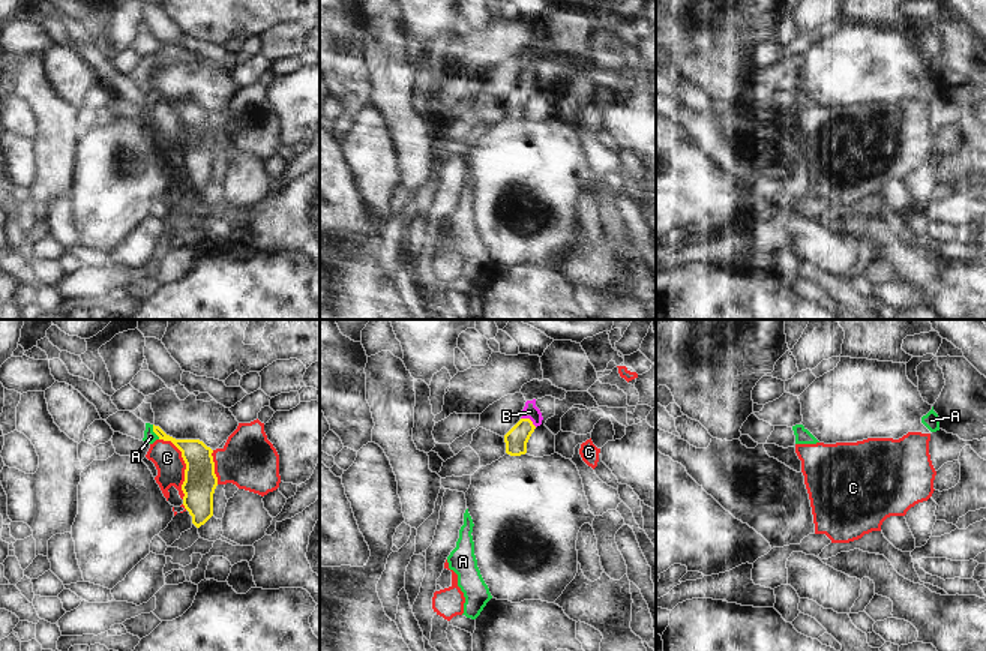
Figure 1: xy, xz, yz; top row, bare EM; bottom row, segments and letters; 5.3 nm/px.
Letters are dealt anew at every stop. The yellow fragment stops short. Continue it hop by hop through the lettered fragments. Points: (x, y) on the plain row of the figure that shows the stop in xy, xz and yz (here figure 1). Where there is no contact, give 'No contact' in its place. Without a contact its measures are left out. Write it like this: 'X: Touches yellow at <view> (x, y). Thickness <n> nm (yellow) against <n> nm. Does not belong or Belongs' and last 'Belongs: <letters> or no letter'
A: Touches yellow at xy (155, 96). Thickness 150 nm (yellow) against 70 nm. Belongs
B: Touches yellow at xz (529, 83). Thickness 120 nm (yellow) against 80 nm. Belongs
C: Touches yellow at xy (186, 129). Thickness 180 nm (yellow) against 160 nm. Does not belong
Belongs: A, B

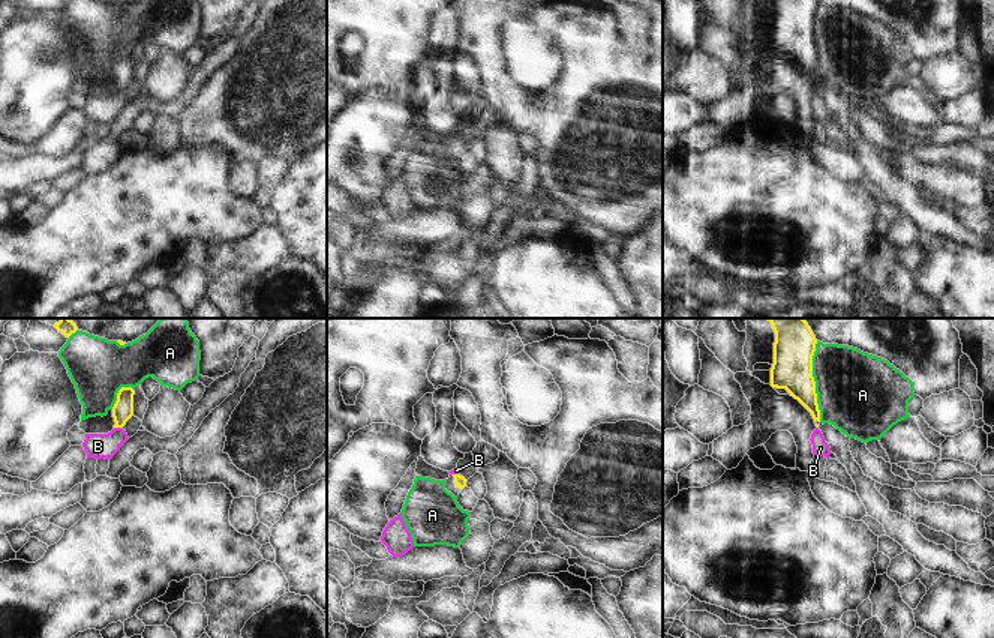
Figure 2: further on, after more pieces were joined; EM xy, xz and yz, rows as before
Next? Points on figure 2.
A: Touches yellow at yz (814, 45). Thickness 220 nm (yellow) against 440 nm. Does not belong
B: Touches yellow at xy (119, 90). Thickness 110 nm (yellow) against 130 nm. Does not belong
Belongs: no letter

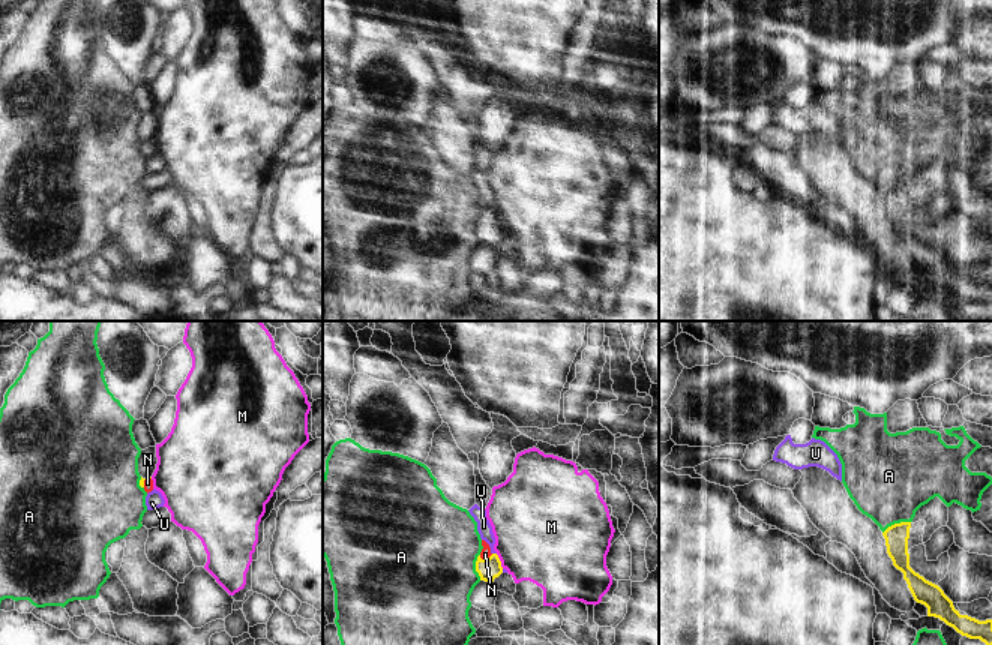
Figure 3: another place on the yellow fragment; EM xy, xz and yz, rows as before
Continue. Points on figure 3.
A: Touches yellow at yz (896, 188). Thickness 130 nm (yellow) against 460 nm. Does not belong
M: Touches yellow at xz (500, 225). Thickness 120 nm (yellow) against 480 nm. Does not belong
N: Touches yellow at xz (485, 224). Thickness 120 nm (yellow) against 60 nm. Belongs
U: Touches yellow at xz (494, 218). Thickness 120 nm (yellow) against 80 nm. Does not belong
Belongs: N

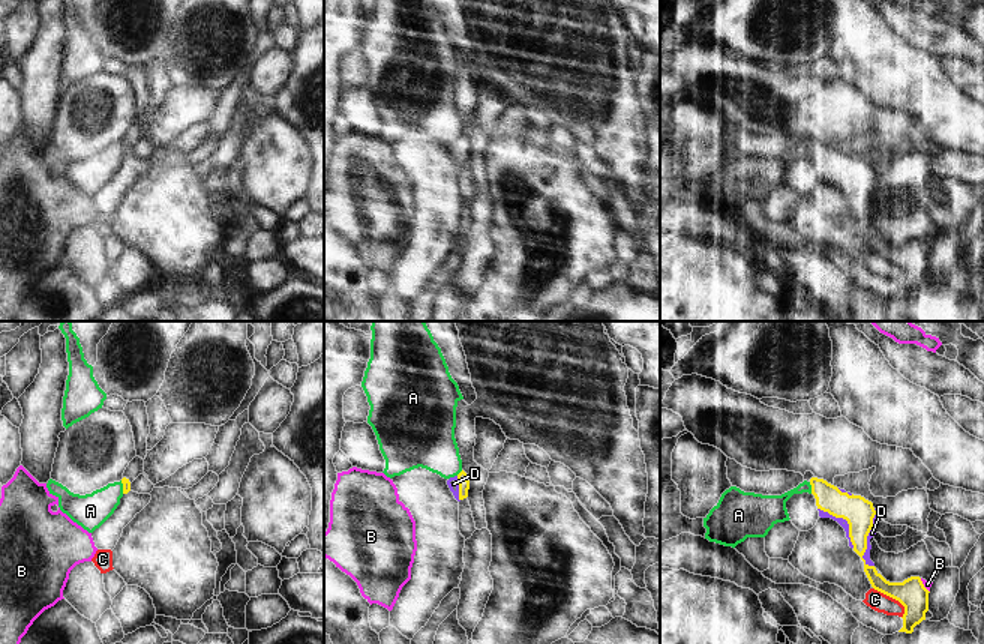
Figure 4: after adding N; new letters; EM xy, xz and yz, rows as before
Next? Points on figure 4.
A: Touches yellow at yz (812, 152). Thickness 150 nm (yellow) against 160 nm. Does not belong
B: Touches yellow at yz (923, 249). Thickness 160 nm (yellow) against 50 nm. Does not belong
C: Touches yellow at yz (893, 261). Thickness 160 nm (yellow) against 100 nm. Does not belong
D: Touches yellow at yz (866, 204). Thickness 160 nm (yellow) against 40 nm. Belongs
Belongs: D

